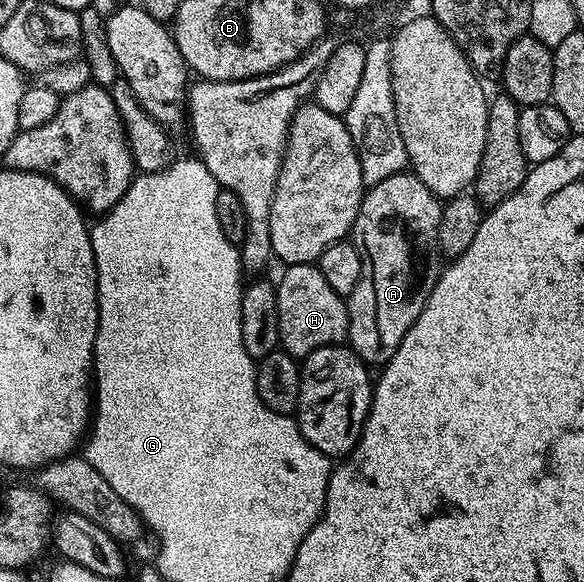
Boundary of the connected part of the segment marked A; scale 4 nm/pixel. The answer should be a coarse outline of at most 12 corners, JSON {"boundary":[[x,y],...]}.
{"boundary":[[411,171],[364,194],[346,341],[383,366],[442,262],[441,198]]}

